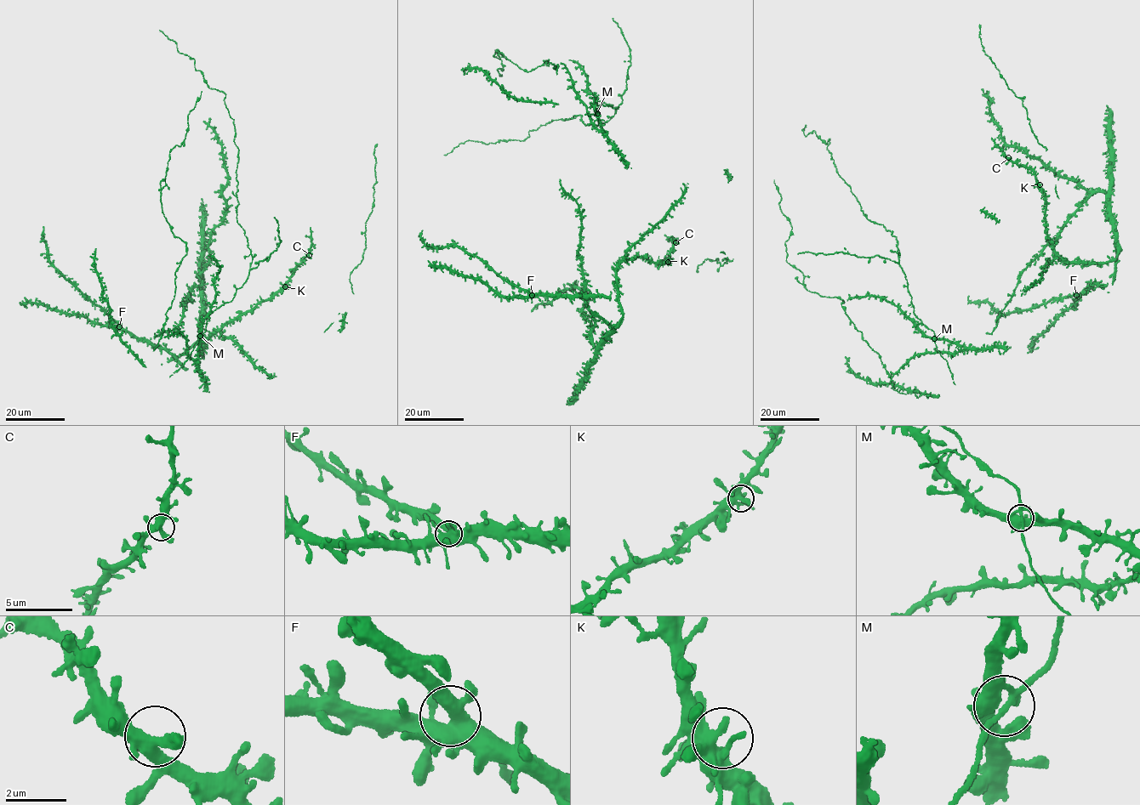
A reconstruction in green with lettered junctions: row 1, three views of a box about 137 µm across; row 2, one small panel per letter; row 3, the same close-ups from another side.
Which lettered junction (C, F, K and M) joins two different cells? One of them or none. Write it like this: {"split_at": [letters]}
{"split_at": []}

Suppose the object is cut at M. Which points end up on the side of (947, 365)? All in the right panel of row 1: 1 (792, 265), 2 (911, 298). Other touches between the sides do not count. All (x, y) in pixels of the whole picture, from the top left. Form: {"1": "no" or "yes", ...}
{"1": "no", "2": "yes"}

